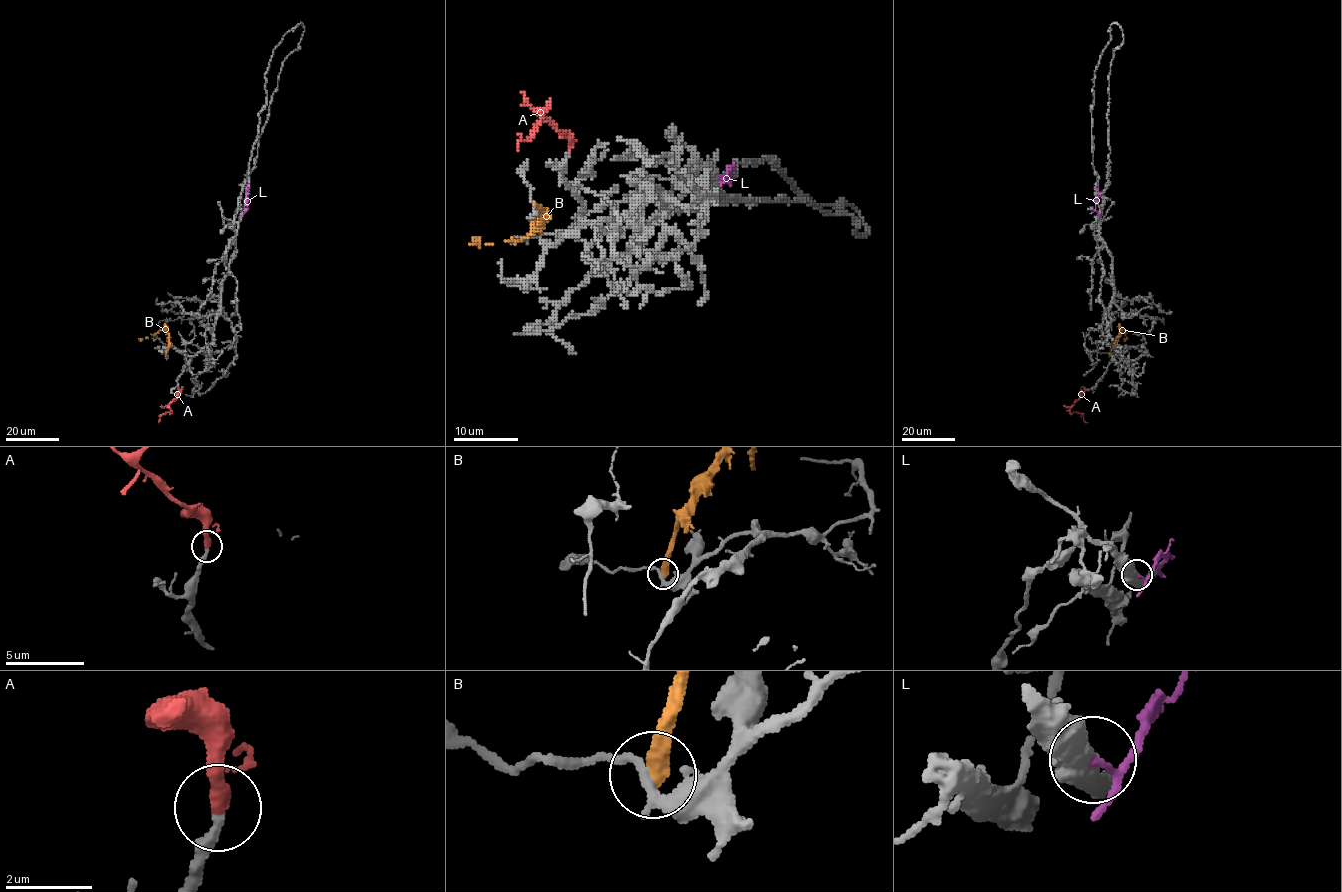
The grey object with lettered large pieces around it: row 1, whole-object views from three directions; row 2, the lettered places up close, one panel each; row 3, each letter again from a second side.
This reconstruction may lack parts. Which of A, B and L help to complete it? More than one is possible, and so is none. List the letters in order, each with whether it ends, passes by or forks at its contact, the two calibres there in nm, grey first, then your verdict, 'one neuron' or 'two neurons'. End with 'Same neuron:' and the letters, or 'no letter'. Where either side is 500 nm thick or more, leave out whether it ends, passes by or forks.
A: it passes by | 280/320 nm | one neuron
B: it ends | 220/360 nm | two neurons
L: 600/100 nm | two neurons
Same neuron: A

